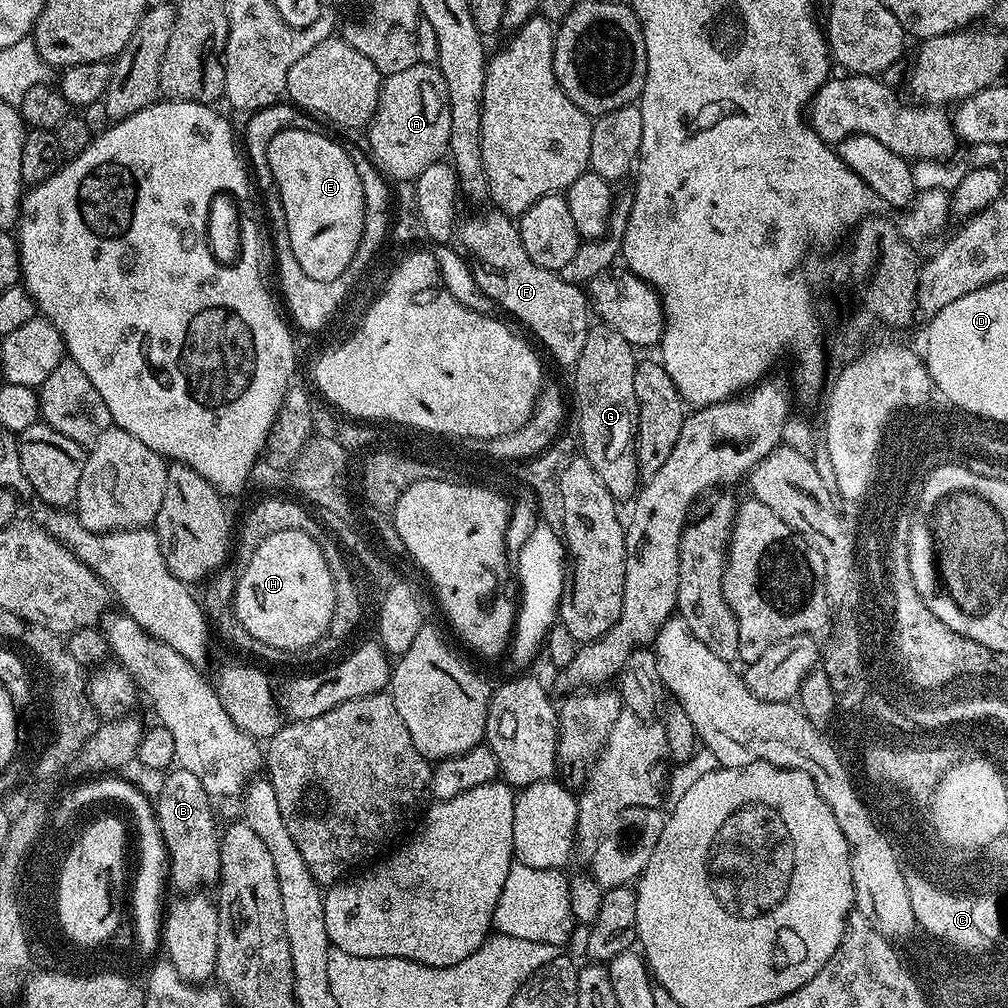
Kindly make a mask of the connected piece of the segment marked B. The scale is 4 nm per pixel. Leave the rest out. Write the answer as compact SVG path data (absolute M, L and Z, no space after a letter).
M179 766L173 767L161 779L158 785L160 797L154 800L154 811L156 822L161 831L162 838L165 840L165 848L168 851L168 877L171 887L172 884L177 888L180 894L196 894L207 884L215 885L220 879L220 838L221 833L216 832L216 816L212 813L213 797L198 782L198 777L190 774L190 770Z

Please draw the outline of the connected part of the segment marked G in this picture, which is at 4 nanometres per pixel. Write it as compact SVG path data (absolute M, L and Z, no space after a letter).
M596 322L589 327L582 354L574 366L576 372L576 404L574 400L574 420L580 427L578 444L582 455L594 466L594 474L602 478L602 486L618 502L631 501L642 484L642 477L636 461L636 431L638 430L638 398L634 398L634 370L638 356L634 347L618 330L603 322Z

